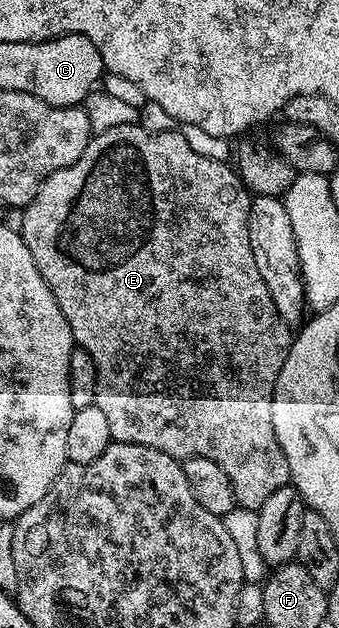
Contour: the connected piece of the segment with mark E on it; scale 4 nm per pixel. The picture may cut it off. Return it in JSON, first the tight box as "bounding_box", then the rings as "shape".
{"bounding_box":[19,124,291,511],"shape":[[[134,124],[93,134],[87,148],[83,148],[83,156],[79,156],[75,164],[59,168],[59,172],[51,172],[29,205],[24,207],[19,233],[27,244],[27,252],[31,252],[31,260],[35,260],[35,268],[39,268],[39,276],[43,276],[47,288],[51,288],[51,296],[55,296],[55,304],[59,304],[71,328],[74,343],[85,350],[91,360],[95,360],[95,405],[106,414],[113,441],[155,448],[178,460],[215,460],[215,464],[227,472],[227,480],[231,480],[237,506],[258,511],[274,492],[290,485],[287,456],[283,456],[283,448],[275,438],[275,424],[271,424],[271,404],[283,360],[287,360],[291,326],[279,316],[275,300],[271,300],[271,292],[267,292],[267,284],[263,284],[263,276],[259,276],[259,268],[251,252],[250,201],[249,190],[242,184],[236,169],[228,161],[199,156],[199,152],[183,140],[180,129],[155,132]]]}

